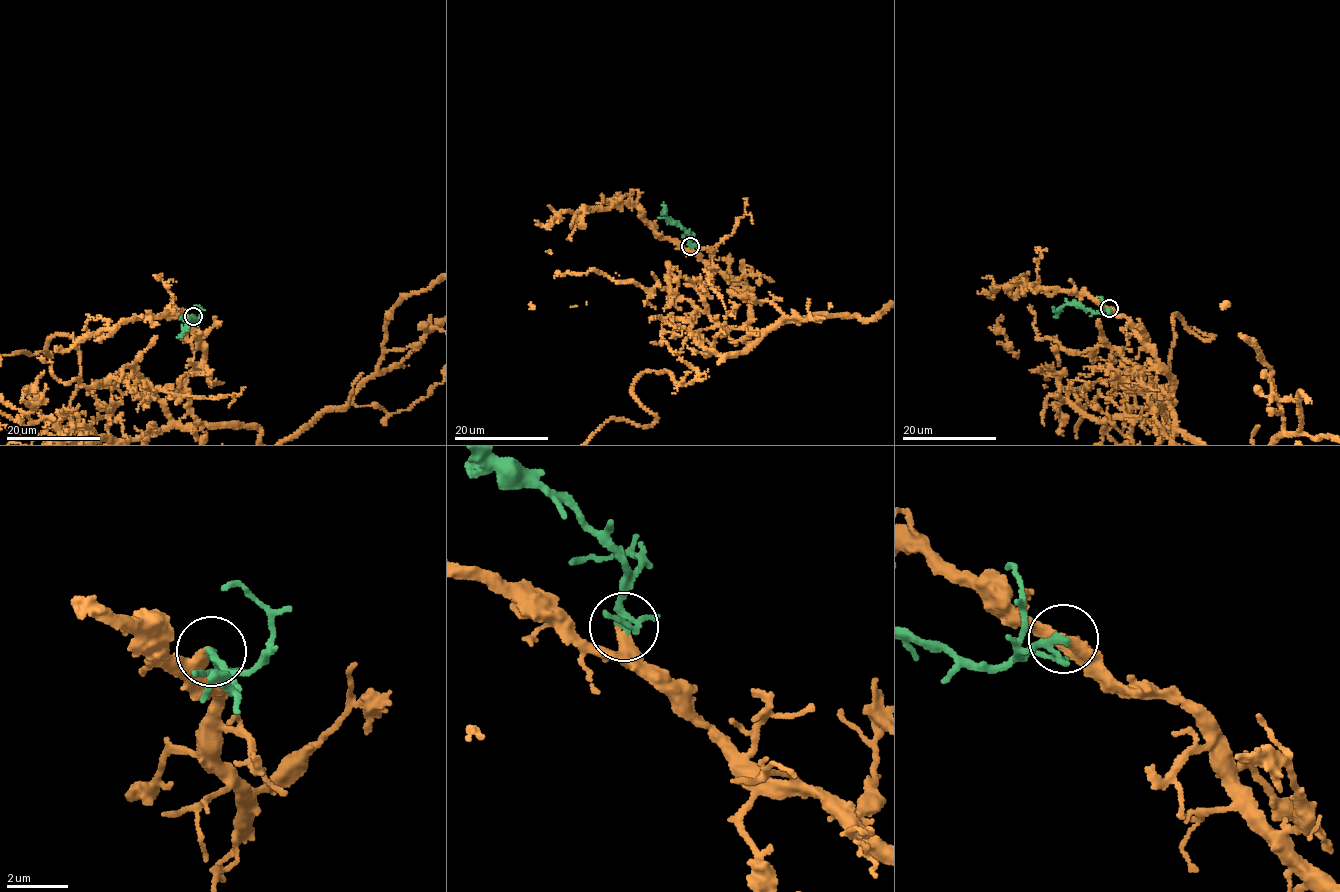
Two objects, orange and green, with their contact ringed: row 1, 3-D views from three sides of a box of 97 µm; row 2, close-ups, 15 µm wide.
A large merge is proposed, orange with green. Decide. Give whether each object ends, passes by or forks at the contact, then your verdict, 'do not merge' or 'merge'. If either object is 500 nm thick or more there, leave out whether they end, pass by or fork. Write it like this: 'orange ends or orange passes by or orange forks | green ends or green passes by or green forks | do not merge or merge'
orange ends | green forks | merge

